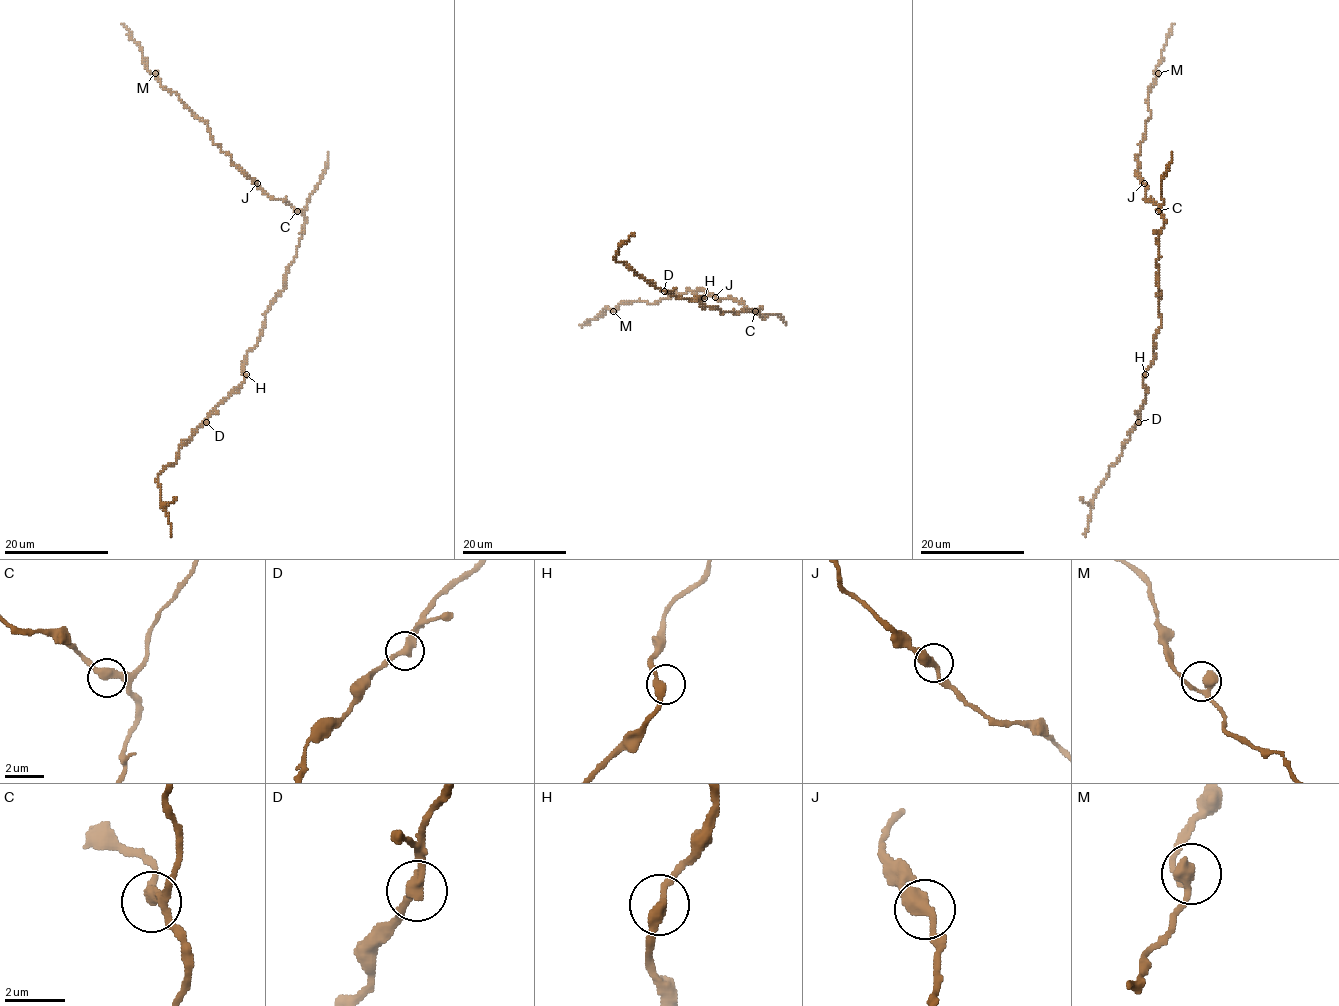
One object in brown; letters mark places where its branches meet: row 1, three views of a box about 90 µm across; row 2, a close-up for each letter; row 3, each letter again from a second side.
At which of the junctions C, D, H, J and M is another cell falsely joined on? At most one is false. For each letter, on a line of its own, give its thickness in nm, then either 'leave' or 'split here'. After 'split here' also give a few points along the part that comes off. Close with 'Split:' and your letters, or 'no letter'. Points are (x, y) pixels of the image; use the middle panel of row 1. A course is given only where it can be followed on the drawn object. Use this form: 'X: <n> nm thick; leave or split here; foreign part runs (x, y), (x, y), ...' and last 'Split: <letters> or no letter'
C: 320 nm thick; leave
D: 340 nm thick; leave
H: 320 nm thick; leave
J: 400 nm thick; leave
M: 360 nm thick; leave
Split: no letter

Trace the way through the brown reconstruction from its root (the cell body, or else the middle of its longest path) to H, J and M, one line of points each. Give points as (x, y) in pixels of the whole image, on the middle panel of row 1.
H: (751, 310), (722, 314), (717, 307), (704, 307), (700, 302), (704, 298)
J: (751, 310), (754, 312), (758, 310), (763, 317), (758, 312), (749, 312), (730, 298), (715, 297)
M: (751, 310), (758, 310), (763, 317), (730, 298), (688, 290), (654, 303), (622, 302), (613, 311)

